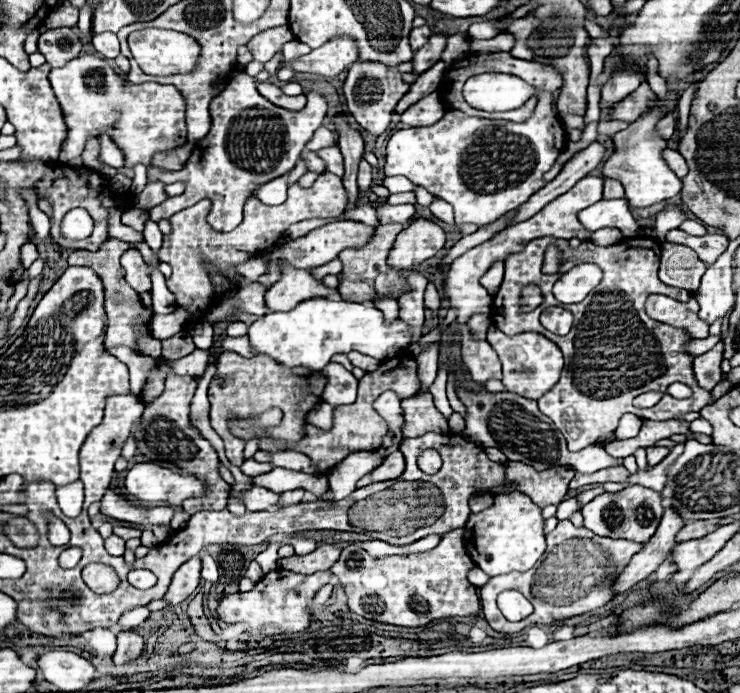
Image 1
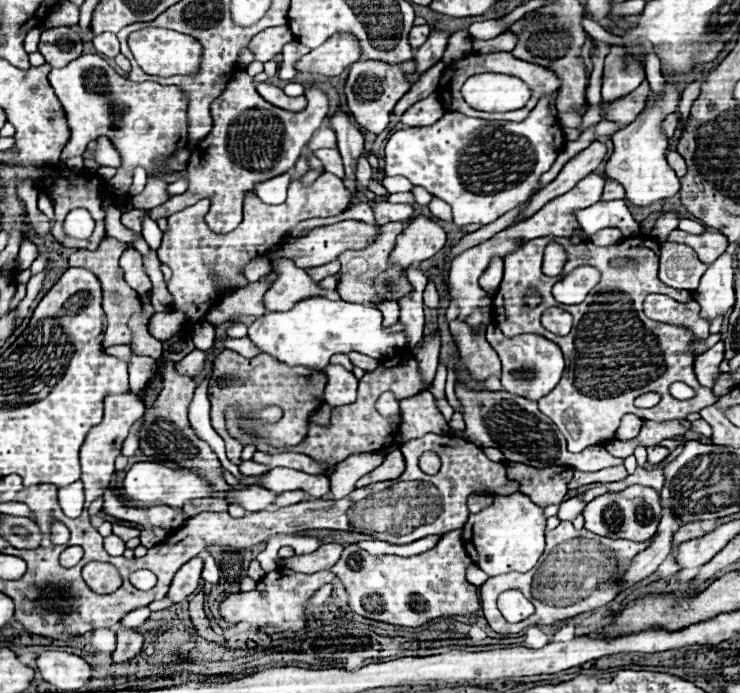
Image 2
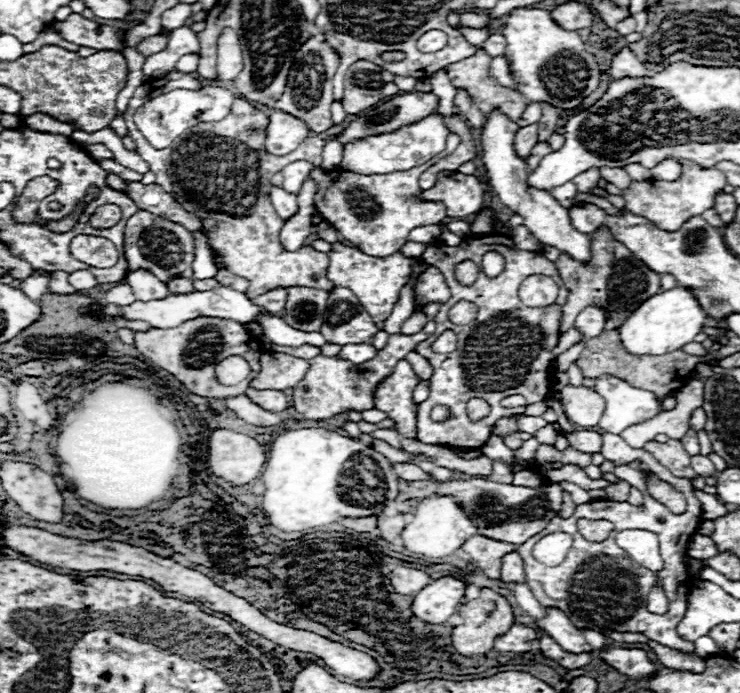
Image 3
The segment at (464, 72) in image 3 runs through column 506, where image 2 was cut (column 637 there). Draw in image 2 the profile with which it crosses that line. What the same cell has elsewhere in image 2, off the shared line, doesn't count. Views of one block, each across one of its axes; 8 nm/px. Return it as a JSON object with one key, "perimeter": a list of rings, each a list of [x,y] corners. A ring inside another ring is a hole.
{"perimeter":[[[644,80],[634,92],[630,92],[628,96],[624,96],[624,98],[620,98],[620,100],[616,100],[616,102],[606,106],[606,110],[604,110],[606,112],[606,120],[620,122],[620,124],[634,122],[636,116],[640,112],[644,112],[644,106],[646,106],[650,94],[652,94],[652,90],[650,90],[648,82]]]}

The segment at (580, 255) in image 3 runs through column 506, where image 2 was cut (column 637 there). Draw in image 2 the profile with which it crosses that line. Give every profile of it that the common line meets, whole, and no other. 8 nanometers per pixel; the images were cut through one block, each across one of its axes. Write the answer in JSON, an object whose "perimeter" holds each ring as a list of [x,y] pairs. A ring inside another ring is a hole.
{"perimeter":[[[666,82],[664,96],[652,94],[646,110],[632,124],[628,124],[624,130],[618,130],[612,136],[614,152],[612,152],[610,160],[606,162],[604,174],[608,178],[618,180],[626,188],[626,198],[634,206],[650,206],[664,198],[672,198],[680,192],[680,180],[674,174],[674,170],[666,164],[666,158],[664,158],[664,152],[668,148],[668,138],[660,132],[660,122],[668,114],[676,112],[678,102],[680,102],[678,86]]]}

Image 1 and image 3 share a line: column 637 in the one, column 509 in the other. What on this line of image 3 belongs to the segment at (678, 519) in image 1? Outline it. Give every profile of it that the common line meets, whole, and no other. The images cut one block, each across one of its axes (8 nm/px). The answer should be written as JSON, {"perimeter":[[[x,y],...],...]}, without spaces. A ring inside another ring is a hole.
{"perimeter":[[[516,552],[504,556],[504,560],[502,560],[502,580],[508,582],[508,584],[510,582],[526,582],[524,562]]]}

